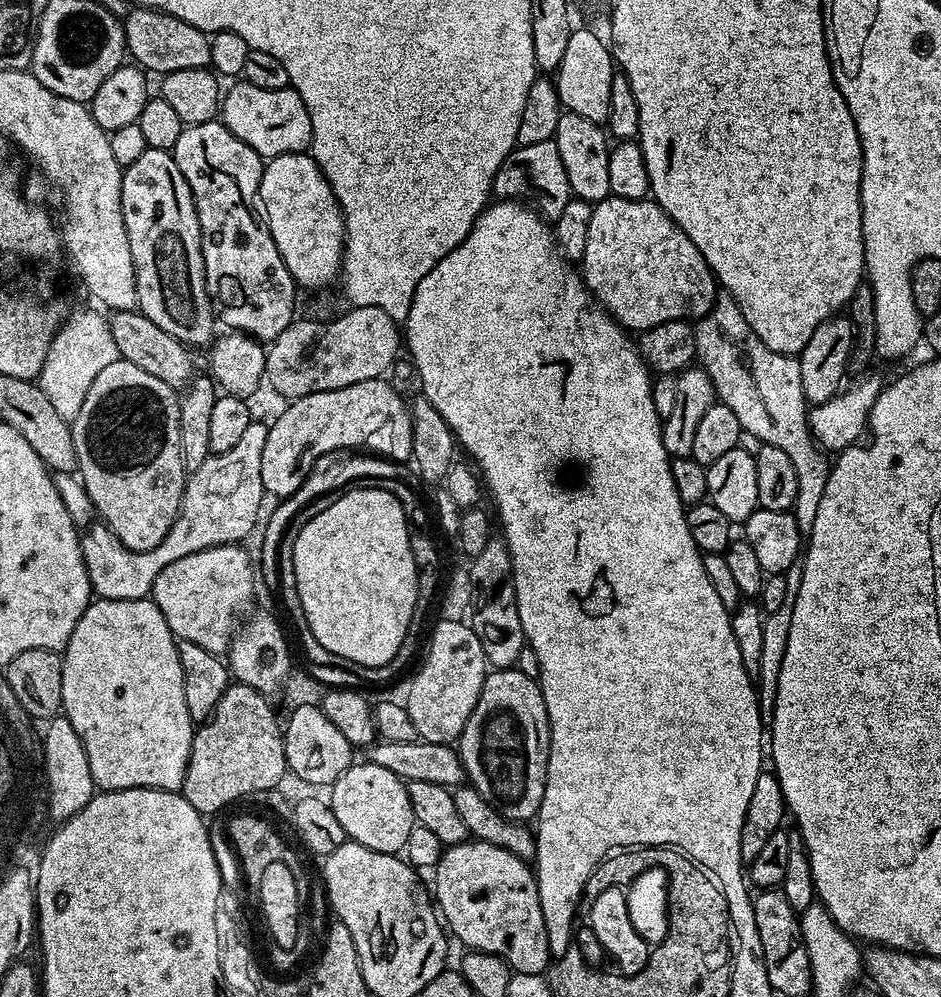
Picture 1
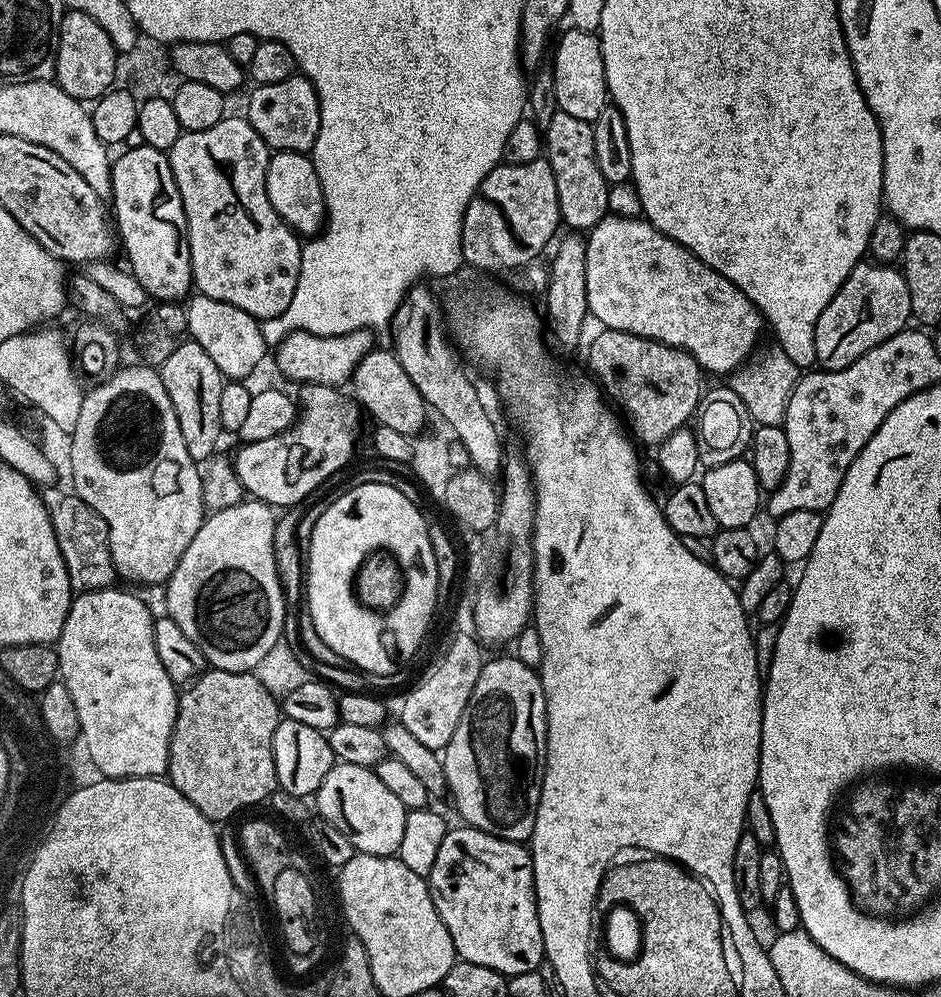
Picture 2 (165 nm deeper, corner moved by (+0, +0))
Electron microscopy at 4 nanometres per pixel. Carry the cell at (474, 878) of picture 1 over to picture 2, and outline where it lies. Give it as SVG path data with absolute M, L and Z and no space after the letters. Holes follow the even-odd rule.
M467 826L449 827L438 850L434 870L426 878L432 901L456 947L456 955L478 966L490 966L505 978L535 972L545 963L542 930L536 913L536 887L532 853L523 843L503 840Z

